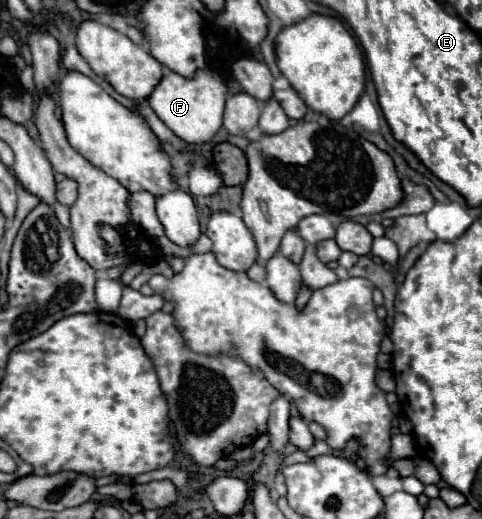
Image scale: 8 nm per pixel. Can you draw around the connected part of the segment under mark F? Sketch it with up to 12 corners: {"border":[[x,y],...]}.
{"border":[[213,69],[167,71],[149,97],[187,143],[221,129],[227,85]]}

